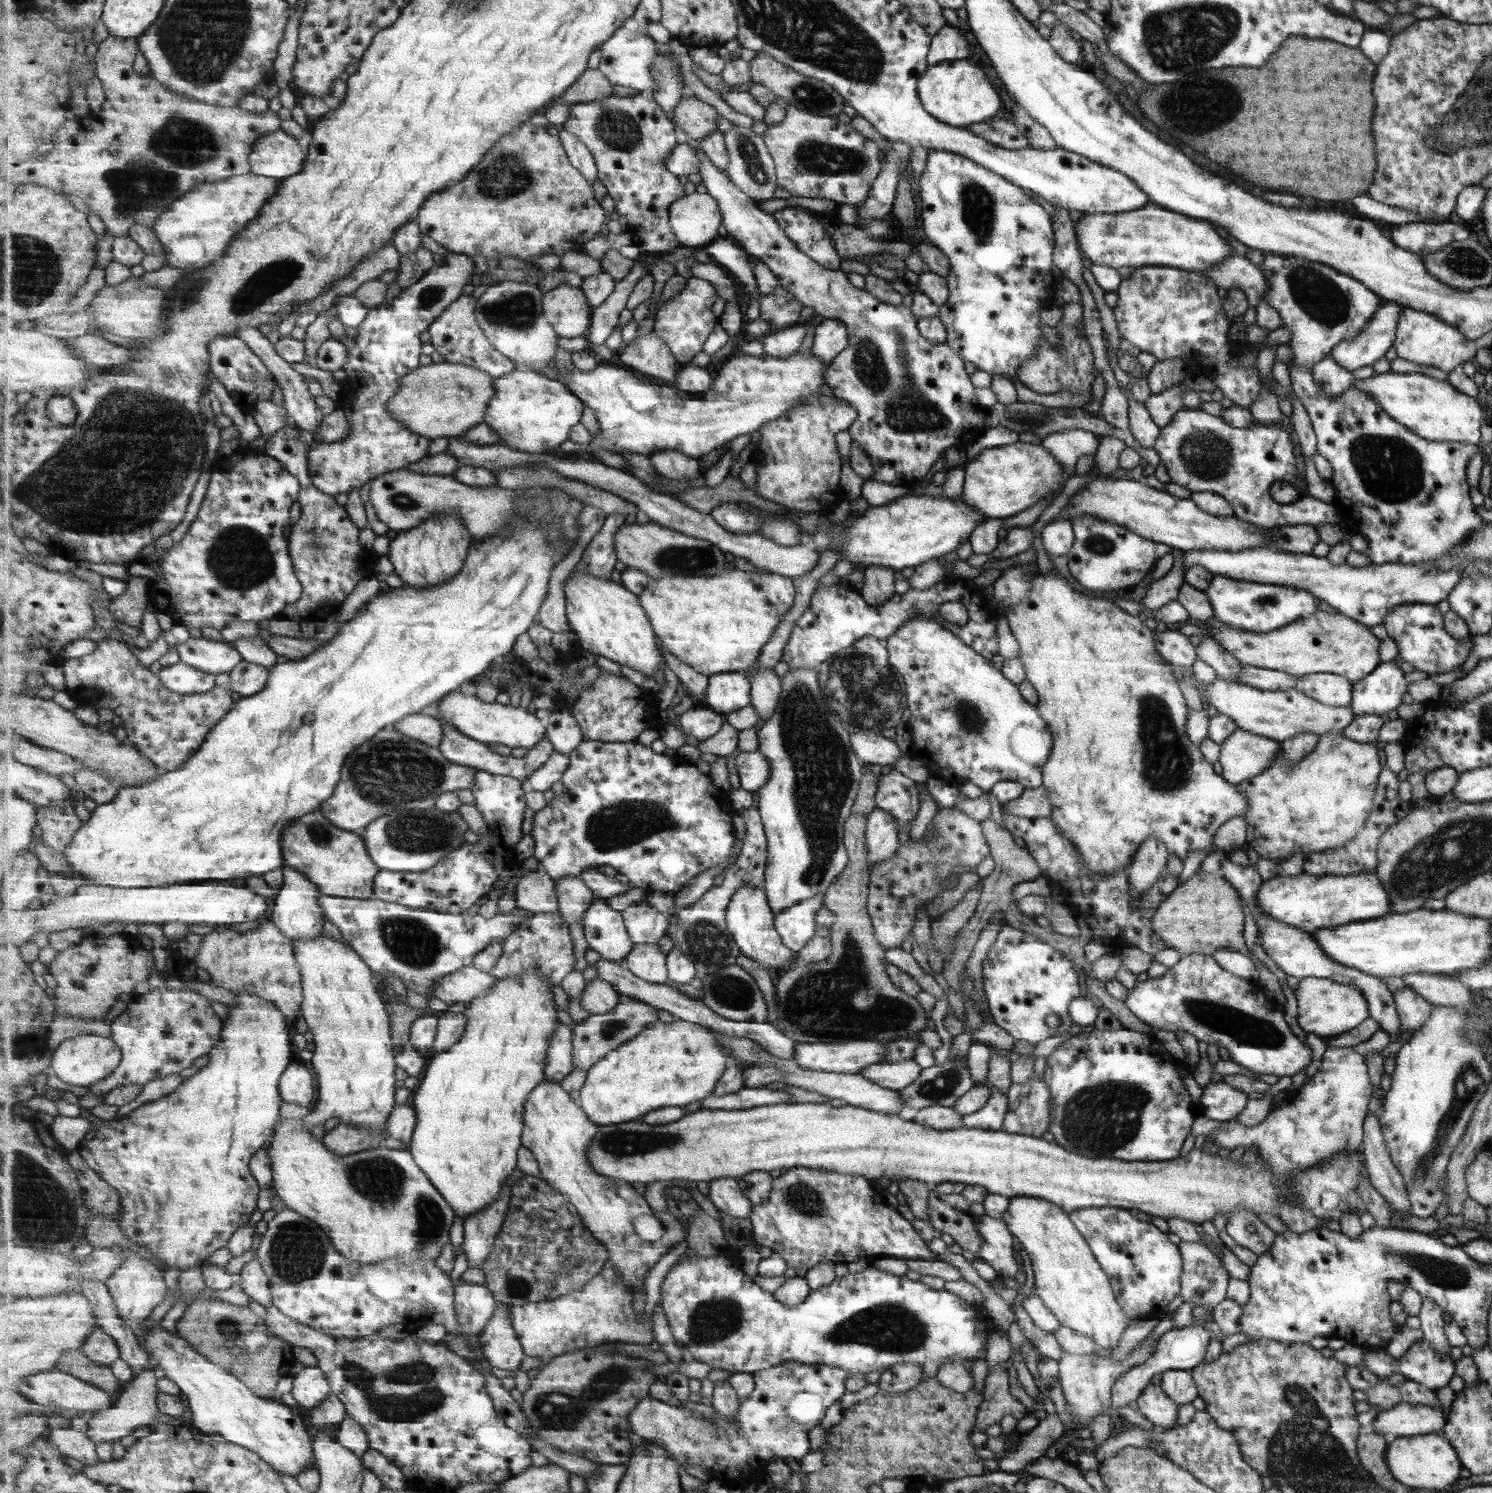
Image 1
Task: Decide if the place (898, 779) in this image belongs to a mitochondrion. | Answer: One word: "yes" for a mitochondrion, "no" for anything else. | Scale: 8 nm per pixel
no

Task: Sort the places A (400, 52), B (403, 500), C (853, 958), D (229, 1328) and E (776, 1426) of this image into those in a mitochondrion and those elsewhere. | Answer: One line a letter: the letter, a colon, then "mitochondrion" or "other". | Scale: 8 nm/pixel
A: other
B: mitochondrion
C: mitochondrion
D: mitochondrion
E: mitochondrion

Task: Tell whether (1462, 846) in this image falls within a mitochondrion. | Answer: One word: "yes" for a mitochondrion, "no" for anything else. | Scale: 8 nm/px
yes

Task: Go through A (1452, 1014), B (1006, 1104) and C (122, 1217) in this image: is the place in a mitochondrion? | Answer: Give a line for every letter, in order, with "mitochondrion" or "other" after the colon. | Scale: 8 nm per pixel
A: other
B: other
C: other

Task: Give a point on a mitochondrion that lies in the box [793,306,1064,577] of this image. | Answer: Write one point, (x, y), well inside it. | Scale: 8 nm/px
(868, 364)

